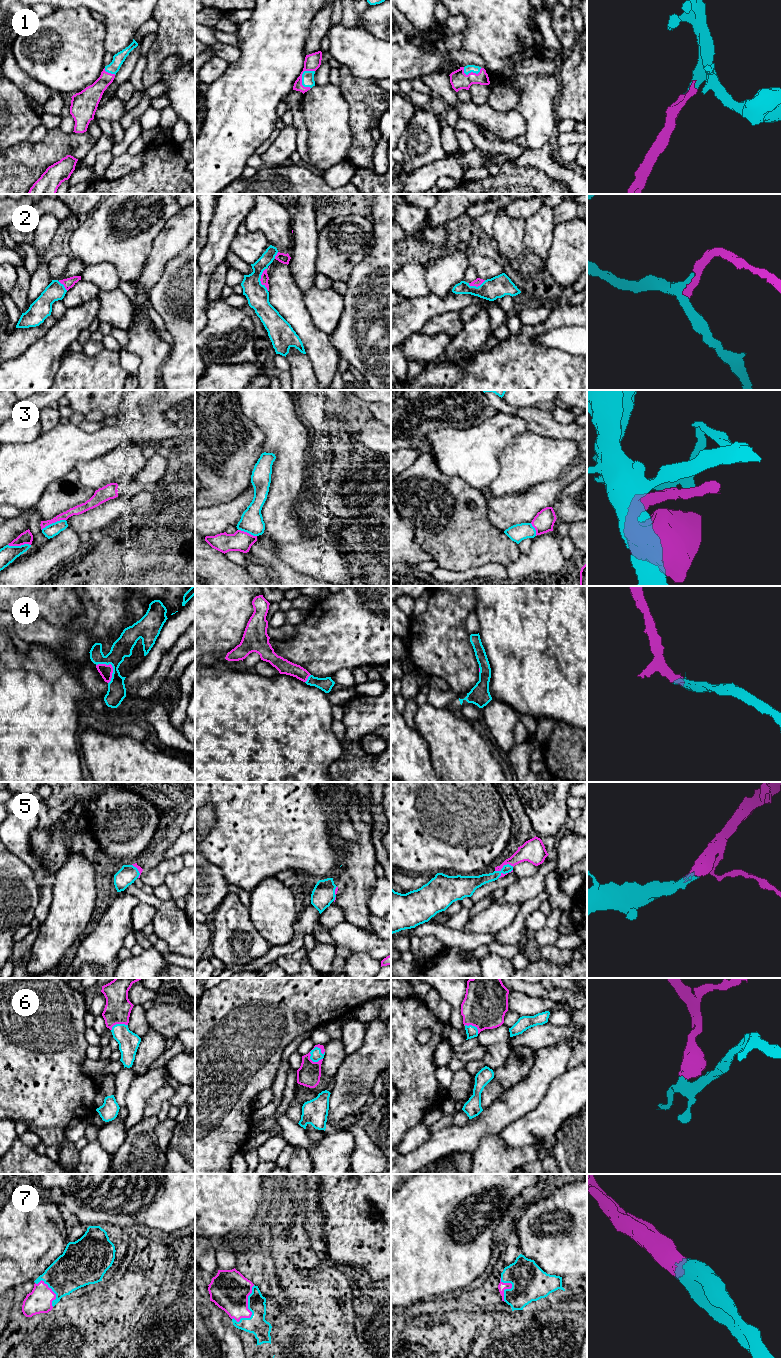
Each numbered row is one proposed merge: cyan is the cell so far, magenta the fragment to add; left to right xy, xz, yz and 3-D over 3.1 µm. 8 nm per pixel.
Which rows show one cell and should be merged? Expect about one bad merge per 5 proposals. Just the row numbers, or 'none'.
1, 2, 4, 5, 6, 7

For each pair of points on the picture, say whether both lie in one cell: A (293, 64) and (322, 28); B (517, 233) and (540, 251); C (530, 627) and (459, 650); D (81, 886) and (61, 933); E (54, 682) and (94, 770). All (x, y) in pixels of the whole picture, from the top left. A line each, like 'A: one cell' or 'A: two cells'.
A: two cells
B: two cells
C: two cells
D: one cell
E: two cells

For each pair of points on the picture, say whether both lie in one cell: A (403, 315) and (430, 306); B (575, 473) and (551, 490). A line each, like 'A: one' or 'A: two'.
A: one
B: one

